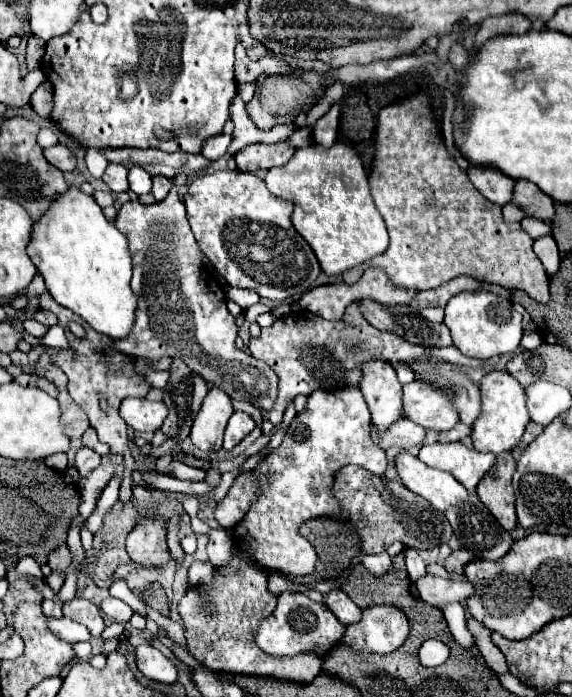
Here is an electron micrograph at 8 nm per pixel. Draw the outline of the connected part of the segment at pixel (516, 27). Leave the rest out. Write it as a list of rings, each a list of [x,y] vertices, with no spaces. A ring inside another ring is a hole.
[[[507,13],[507,15],[495,15],[487,17],[475,37],[475,47],[481,47],[483,41],[501,35],[501,33],[527,33],[531,29],[531,21],[521,13]]]

